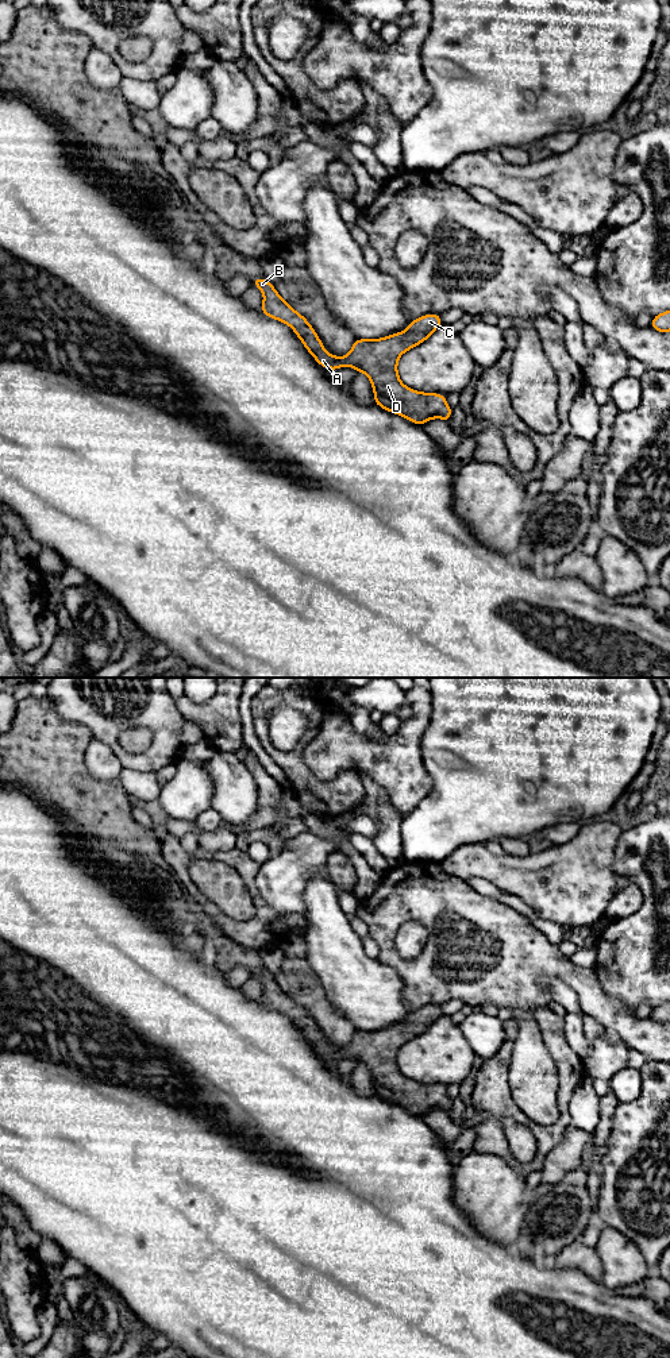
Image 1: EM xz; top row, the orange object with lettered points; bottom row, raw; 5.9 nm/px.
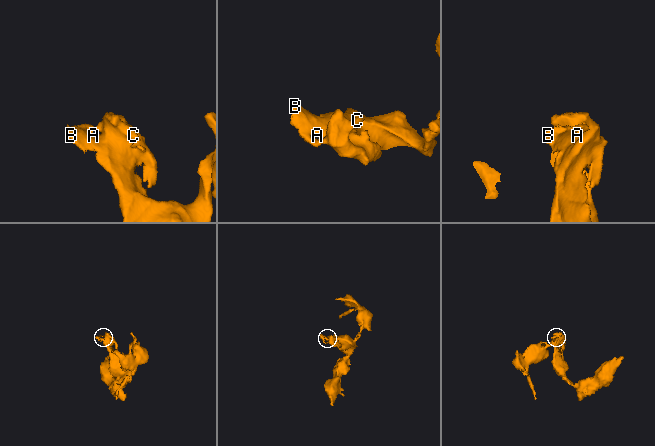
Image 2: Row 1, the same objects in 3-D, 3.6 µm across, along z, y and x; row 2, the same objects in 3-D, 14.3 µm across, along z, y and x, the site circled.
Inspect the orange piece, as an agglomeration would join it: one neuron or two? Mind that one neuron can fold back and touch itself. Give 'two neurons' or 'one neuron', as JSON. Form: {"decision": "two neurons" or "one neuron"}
{"decision": "one neuron"}

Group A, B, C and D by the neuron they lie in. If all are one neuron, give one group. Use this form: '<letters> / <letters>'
A B C D

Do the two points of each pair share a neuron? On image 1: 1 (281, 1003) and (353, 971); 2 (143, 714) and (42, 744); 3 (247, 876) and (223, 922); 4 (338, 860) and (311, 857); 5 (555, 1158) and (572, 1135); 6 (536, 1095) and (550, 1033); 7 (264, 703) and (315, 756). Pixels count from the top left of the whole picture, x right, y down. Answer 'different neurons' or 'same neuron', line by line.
1: different neurons
2: different neurons
3: same neuron
4: different neurons
5: same neuron
6: different neurons
7: different neurons

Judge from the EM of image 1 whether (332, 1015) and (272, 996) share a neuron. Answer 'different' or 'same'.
different

